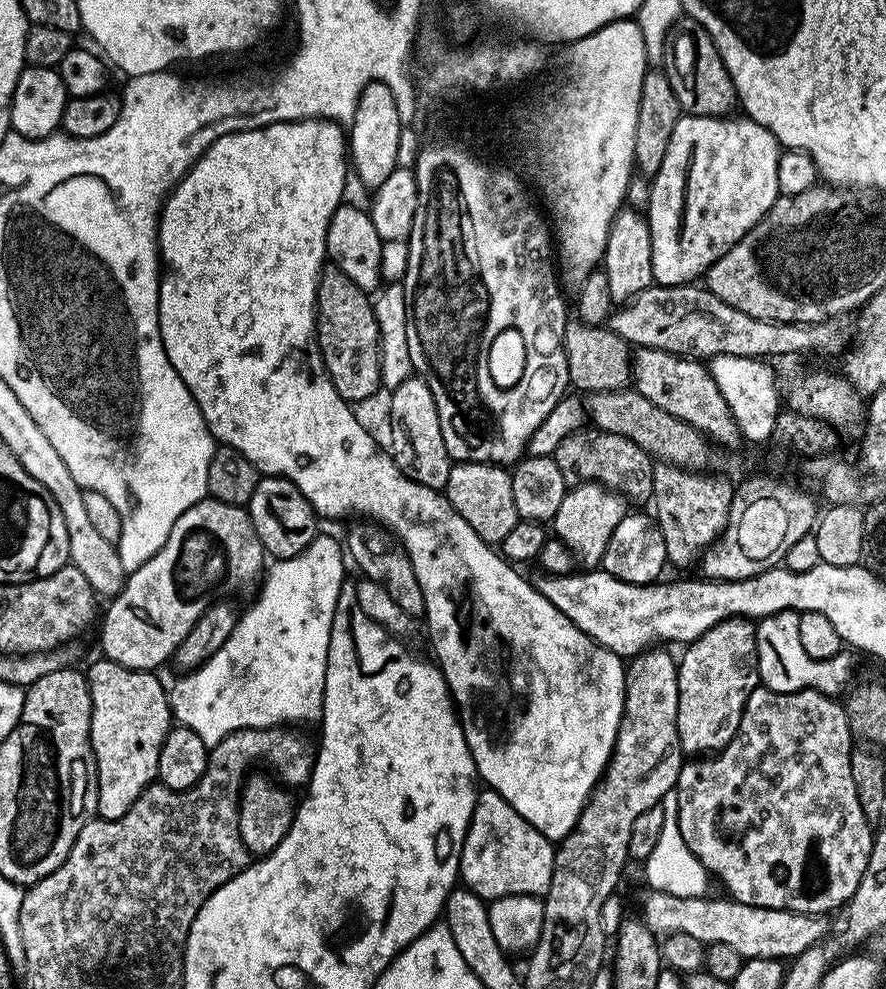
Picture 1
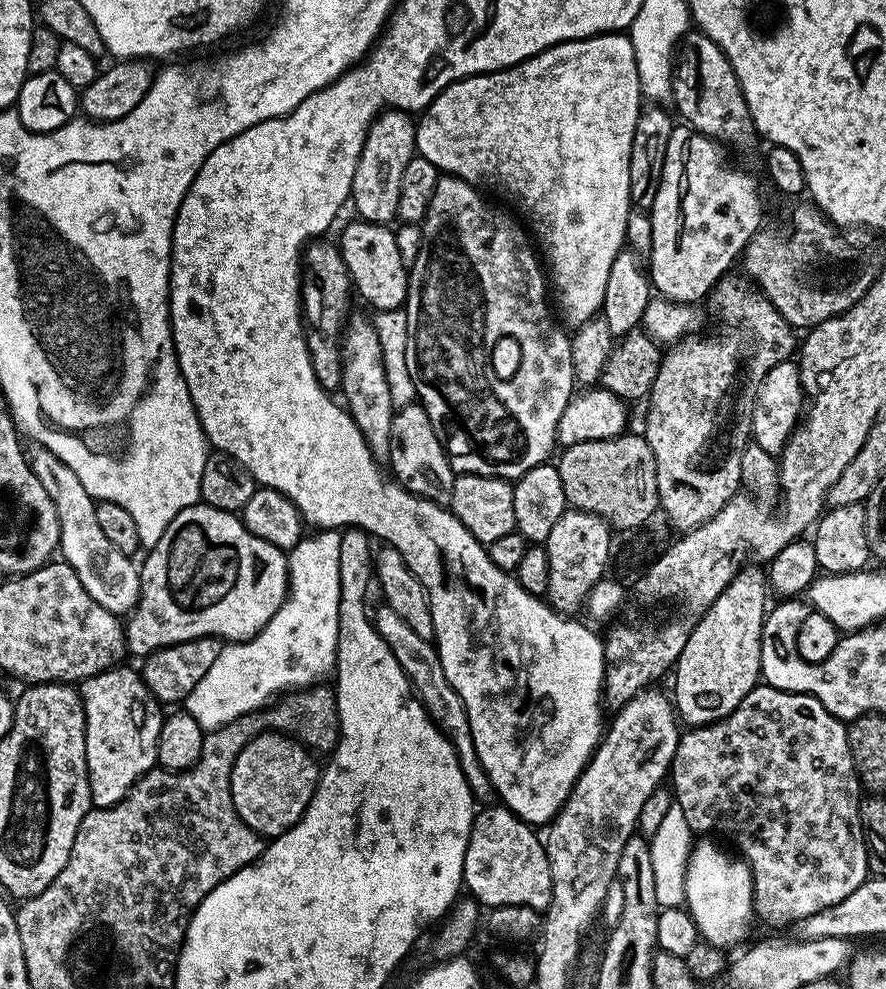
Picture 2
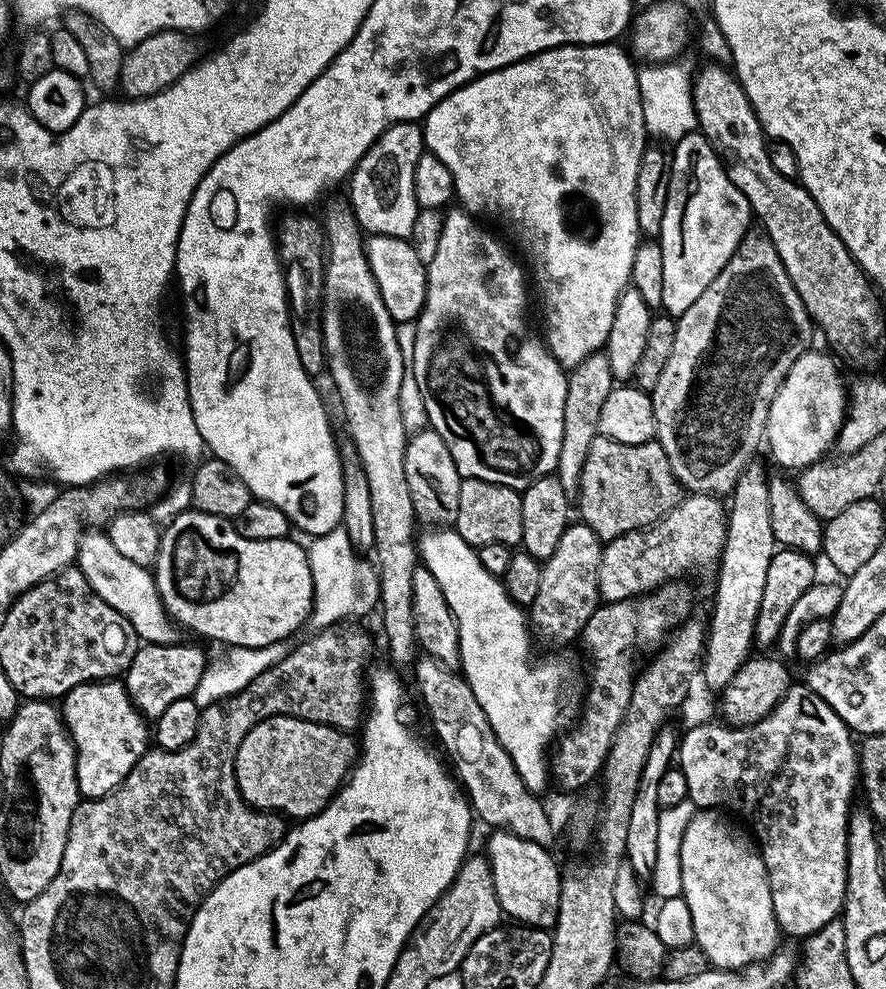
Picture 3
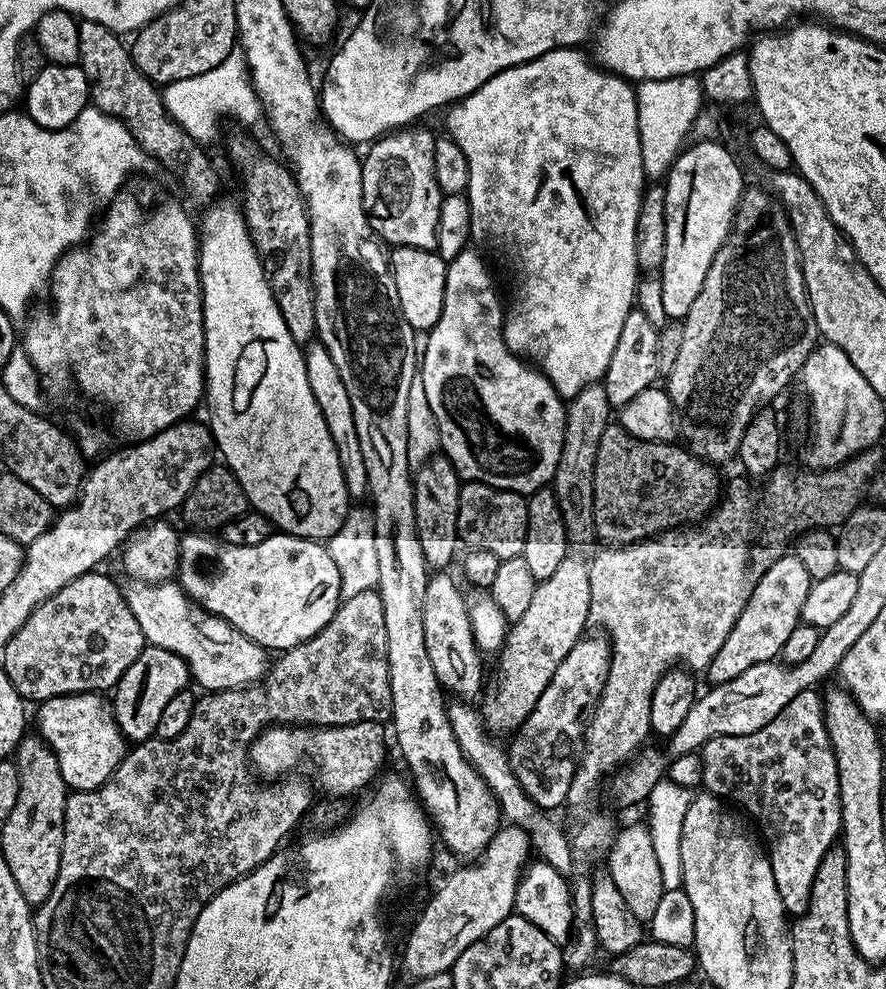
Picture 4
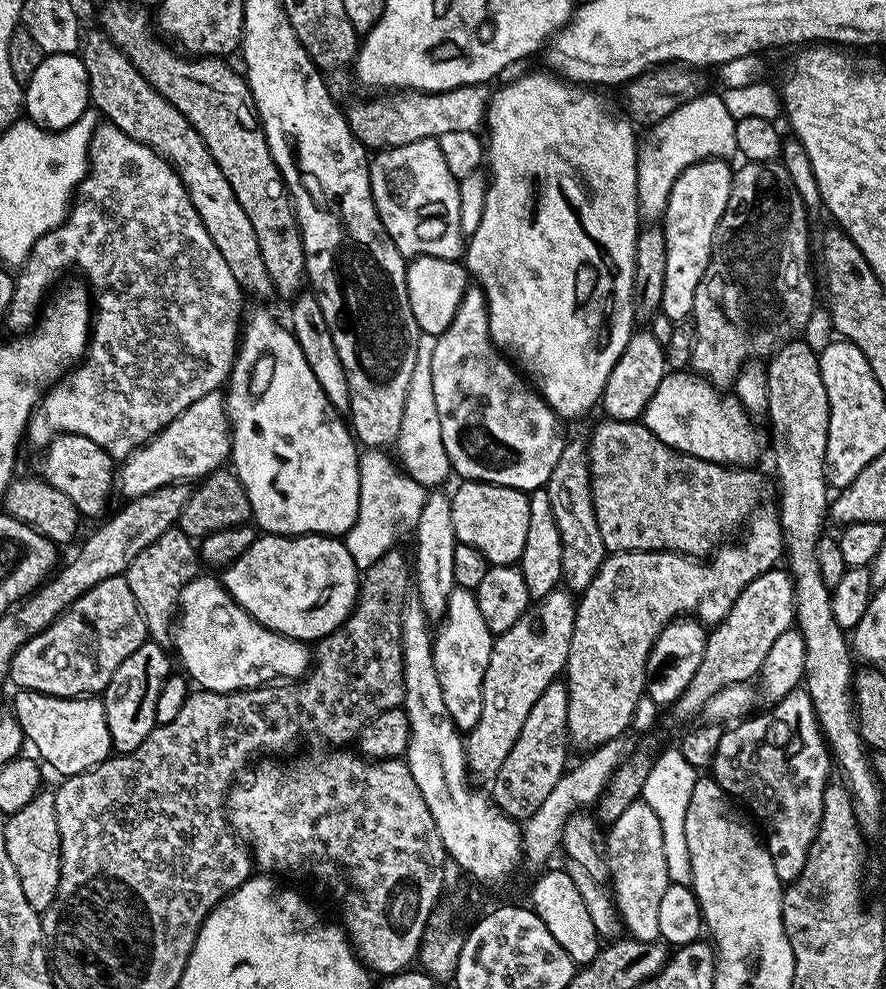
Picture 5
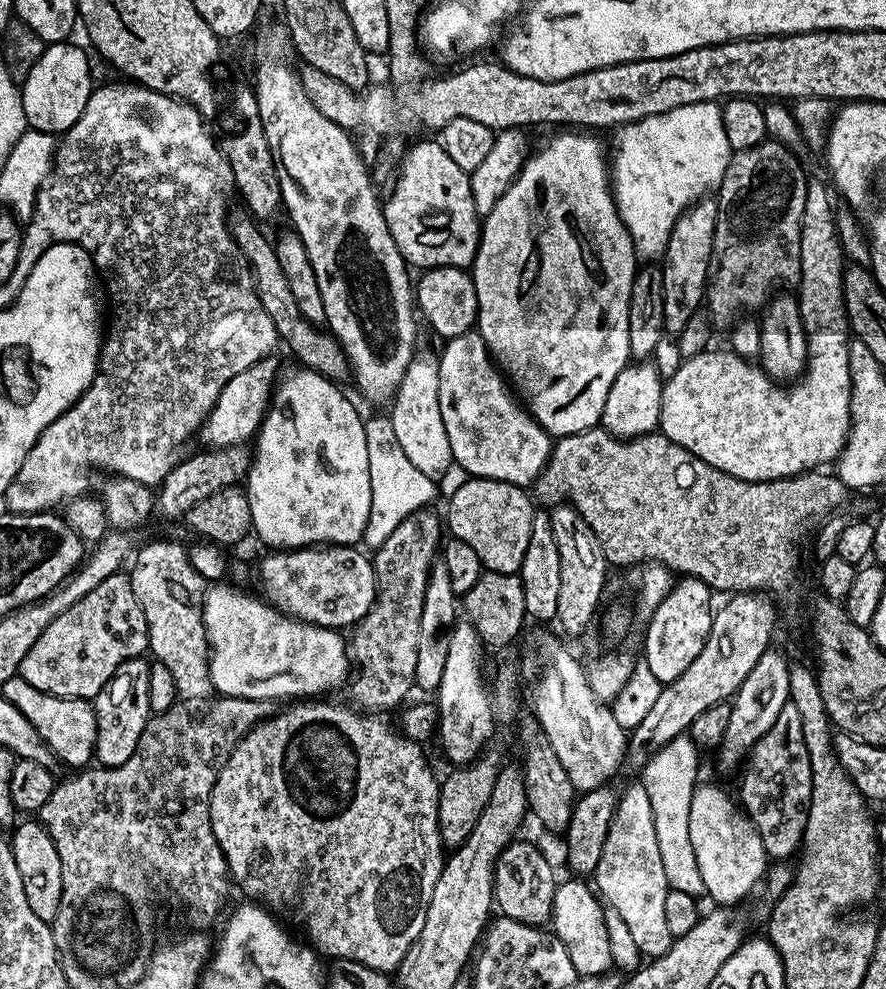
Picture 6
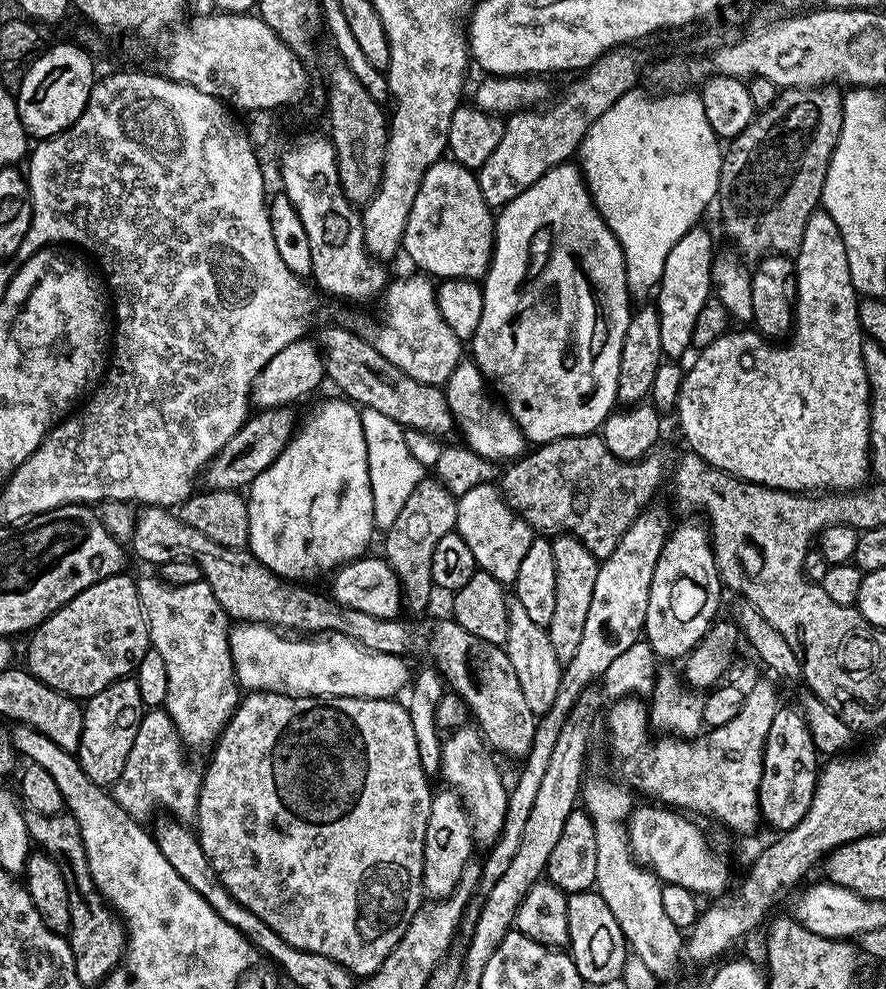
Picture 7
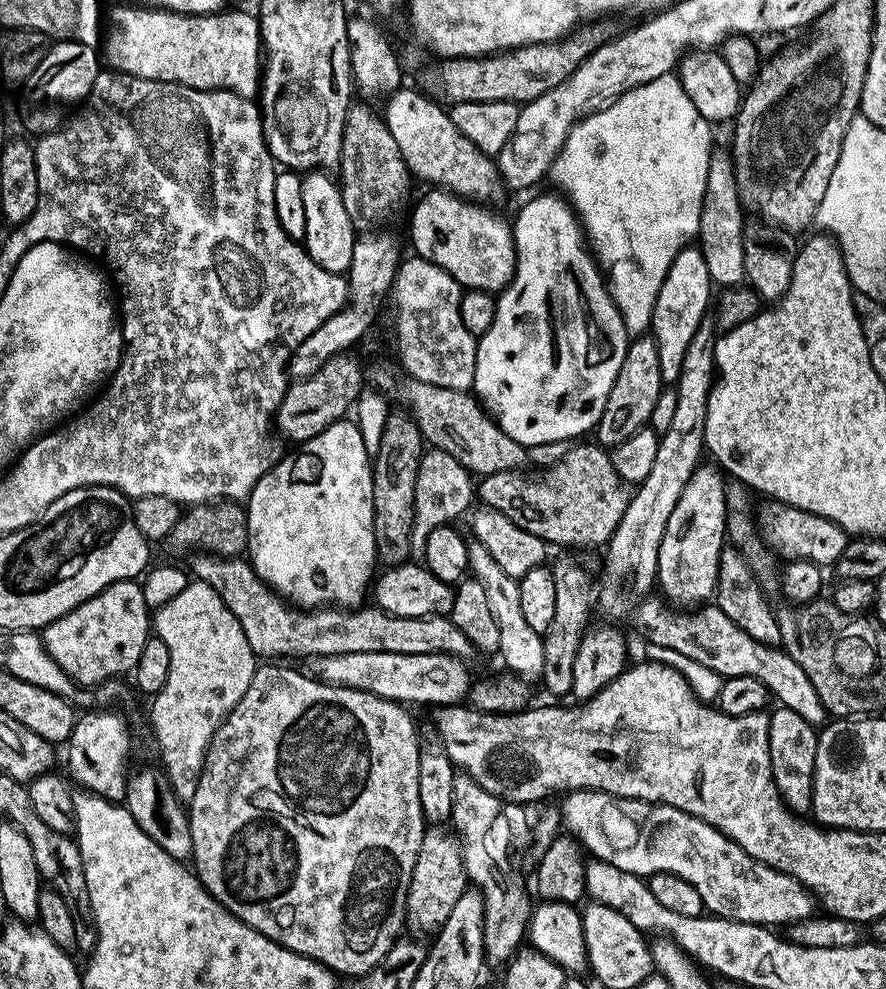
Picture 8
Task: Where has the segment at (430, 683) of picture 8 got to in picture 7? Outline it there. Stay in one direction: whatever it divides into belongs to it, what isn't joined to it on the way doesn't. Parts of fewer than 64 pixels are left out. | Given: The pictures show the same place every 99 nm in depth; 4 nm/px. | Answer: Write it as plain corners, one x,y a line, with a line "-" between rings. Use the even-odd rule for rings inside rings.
237,623
228,633
236,680
248,692
287,692
290,696
345,696
391,700
409,687
407,659
366,650
337,632
297,638
271,624

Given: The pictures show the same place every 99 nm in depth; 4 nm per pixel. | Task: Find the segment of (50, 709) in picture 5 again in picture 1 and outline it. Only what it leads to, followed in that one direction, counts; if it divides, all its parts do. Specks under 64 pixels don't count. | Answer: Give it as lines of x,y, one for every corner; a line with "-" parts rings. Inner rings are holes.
99,658
86,668
90,698
92,699
92,749
96,759
96,777
98,778
98,806
96,816
102,820
122,818
145,788
157,779
158,754
168,729
173,727
174,717
170,707
170,696
166,684
156,677
157,673
143,668
127,668
107,658

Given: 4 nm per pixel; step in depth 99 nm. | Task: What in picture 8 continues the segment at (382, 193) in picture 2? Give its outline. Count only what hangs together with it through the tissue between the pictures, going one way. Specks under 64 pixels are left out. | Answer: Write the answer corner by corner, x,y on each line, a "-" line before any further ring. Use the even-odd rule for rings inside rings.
428,190
412,212
415,255
449,272
461,289
499,293
516,273
516,247
511,223
488,208
455,192

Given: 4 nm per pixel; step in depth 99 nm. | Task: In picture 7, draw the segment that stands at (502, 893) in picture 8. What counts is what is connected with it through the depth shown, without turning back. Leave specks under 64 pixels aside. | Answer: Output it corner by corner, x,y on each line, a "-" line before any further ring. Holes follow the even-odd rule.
476,726
449,731
443,737
443,742
439,779
445,780
448,783
445,785
460,795
464,809
472,819
473,841
477,845
492,846
503,830
509,795
509,789
504,786
504,780
500,777
500,768
496,765
497,757
485,744
483,735

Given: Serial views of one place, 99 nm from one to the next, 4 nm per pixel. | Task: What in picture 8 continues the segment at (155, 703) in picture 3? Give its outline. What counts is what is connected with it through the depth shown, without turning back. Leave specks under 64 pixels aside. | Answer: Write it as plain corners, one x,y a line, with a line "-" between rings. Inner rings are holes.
81,711
77,715
76,724
66,742
69,772
67,772
67,775
83,791
92,792
95,796
101,796
107,800
120,802
123,801
124,792
128,788
130,772
130,767
128,768
128,747
132,744
132,736
128,733
127,722
116,713
119,711
96,711
100,712

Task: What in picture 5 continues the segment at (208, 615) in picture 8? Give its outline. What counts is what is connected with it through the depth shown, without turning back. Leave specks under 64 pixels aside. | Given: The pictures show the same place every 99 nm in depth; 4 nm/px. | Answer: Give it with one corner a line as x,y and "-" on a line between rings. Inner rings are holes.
178,526
168,528
166,534
158,538
158,542
150,542
150,546
146,546
146,550
142,550
142,554
138,554
134,562
130,562
126,573
128,585
134,593
134,602
138,602
149,637
155,643
169,643
180,607
180,591
196,579
201,568
193,537
186,535

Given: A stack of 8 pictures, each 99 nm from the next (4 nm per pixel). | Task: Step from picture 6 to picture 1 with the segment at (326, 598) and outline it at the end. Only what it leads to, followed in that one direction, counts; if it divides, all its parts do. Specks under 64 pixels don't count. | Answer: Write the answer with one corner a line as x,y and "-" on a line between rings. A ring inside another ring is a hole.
211,498
199,500
174,522
174,530
170,530
170,538
166,538
163,546
149,560
127,573
124,588
111,597
109,604
112,605
105,612
103,609
100,648
104,652
101,653
127,668
159,669
159,664
167,660
169,663
175,657
176,648
213,602
231,597
228,596
231,592
255,585
261,579
266,568
264,560
266,553
250,522
247,507

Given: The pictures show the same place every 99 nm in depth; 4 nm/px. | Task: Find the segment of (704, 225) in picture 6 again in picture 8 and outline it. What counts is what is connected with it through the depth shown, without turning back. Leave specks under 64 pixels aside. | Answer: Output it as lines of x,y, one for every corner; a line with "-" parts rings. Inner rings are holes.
698,246
681,248
674,262
670,262
670,270
666,270
666,278
658,290
650,329
650,334
658,346
658,363
662,369
665,385
675,385
679,375
682,374
686,348
694,338
695,331
709,315
712,291
714,285
710,278
710,270
706,270
706,258
702,258
702,250

